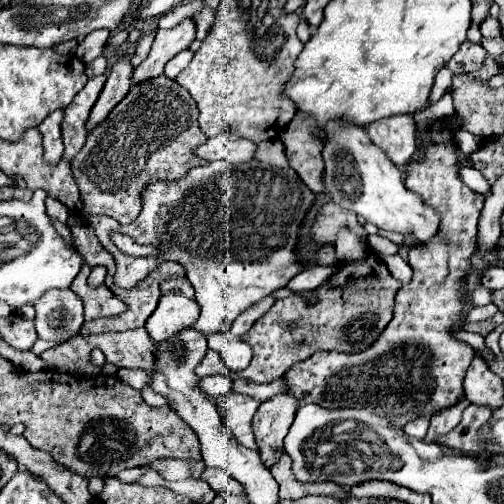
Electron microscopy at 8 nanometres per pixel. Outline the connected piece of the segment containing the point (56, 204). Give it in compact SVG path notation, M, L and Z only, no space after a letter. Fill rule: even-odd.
M45 198L45 206L47 206L47 214L49 214L49 218L53 218L53 220L61 220L63 224L67 222L67 218L69 218L69 212L67 212L67 208L59 202L59 200L53 200L53 198Z

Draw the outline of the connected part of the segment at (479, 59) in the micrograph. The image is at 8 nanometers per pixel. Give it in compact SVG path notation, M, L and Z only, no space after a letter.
M465 40L461 44L461 48L453 54L453 58L449 60L447 68L453 72L453 74L463 74L463 72L475 72L477 68L481 68L483 64L483 58L485 58L485 50L483 48L477 48L477 44Z

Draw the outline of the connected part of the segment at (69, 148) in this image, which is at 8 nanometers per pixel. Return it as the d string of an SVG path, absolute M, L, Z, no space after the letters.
M105 74L91 78L85 84L85 88L73 98L73 102L65 108L63 122L61 122L61 138L63 138L63 146L65 146L63 158L65 160L71 160L83 148L85 138L87 138L85 122L89 118L89 112L99 96L103 84L105 84Z

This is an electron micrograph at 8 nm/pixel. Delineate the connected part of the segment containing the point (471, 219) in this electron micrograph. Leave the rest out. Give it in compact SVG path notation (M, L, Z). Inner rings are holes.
M447 116L433 120L423 134L419 134L417 128L417 152L413 154L405 176L405 186L411 192L421 194L427 204L433 204L439 210L441 236L437 240L431 240L429 244L413 246L409 250L409 266L413 270L413 280L397 292L391 322L367 350L357 354L317 352L309 360L297 362L287 372L285 382L289 384L289 394L297 396L299 406L321 404L325 408L371 408L373 412L393 420L393 424L403 428L407 422L413 420L413 414L435 414L463 398L461 380L465 378L465 372L473 360L473 348L455 340L451 336L451 326L459 324L461 316L465 314L465 288L461 278L467 274L471 264L473 248L477 242L477 220L485 198L477 196L471 188L463 184L459 176L461 158L457 154L457 142L453 134L455 130Z

